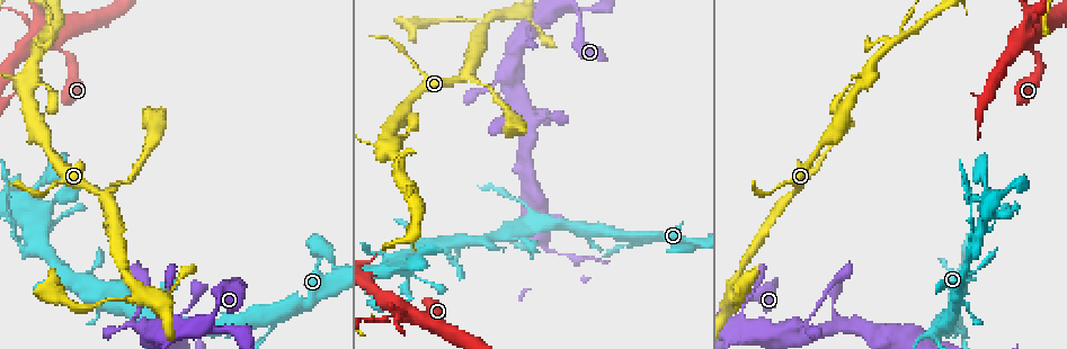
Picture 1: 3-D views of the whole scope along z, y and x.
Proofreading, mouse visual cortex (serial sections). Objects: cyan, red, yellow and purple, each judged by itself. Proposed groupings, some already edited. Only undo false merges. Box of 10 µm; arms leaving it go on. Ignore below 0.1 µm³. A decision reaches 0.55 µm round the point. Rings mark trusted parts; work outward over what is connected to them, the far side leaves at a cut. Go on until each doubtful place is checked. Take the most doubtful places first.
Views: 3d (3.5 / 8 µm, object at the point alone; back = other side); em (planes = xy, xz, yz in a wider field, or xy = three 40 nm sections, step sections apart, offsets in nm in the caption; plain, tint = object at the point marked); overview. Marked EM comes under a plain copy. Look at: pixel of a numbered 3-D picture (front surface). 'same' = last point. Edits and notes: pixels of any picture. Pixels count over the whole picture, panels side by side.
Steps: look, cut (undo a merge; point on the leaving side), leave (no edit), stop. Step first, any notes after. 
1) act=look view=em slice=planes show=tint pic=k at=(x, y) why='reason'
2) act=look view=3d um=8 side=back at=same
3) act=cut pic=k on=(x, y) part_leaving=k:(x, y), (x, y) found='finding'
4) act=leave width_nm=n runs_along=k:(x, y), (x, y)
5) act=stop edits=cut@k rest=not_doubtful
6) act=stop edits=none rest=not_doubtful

act=look view=3d um=8 pic=1 at=(406, 310) why='looks like a crossing'

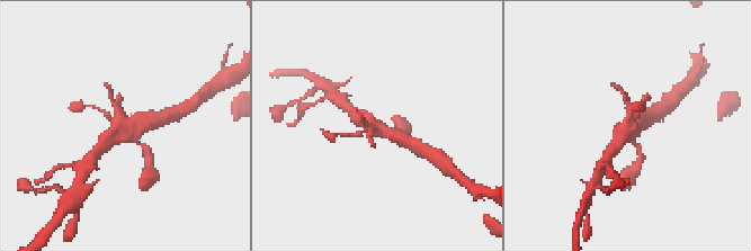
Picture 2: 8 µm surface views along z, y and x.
act=look view=em slice=xy step=1 show=tint at=same why='shape alone is not enough'

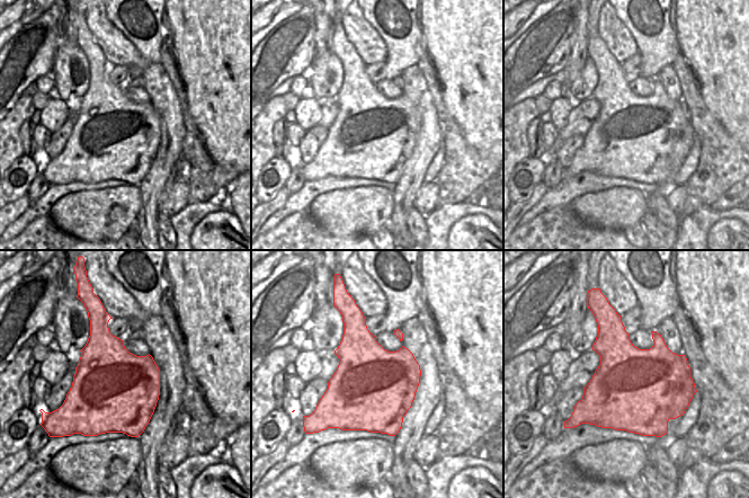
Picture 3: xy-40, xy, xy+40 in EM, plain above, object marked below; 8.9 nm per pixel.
act=leave runs_along=2:(399, 135), (378, 130), (355, 113) found='all the same cell'

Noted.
act=look view=3d um=8 pic=1 at=(47, 35) why='arms run side by side'

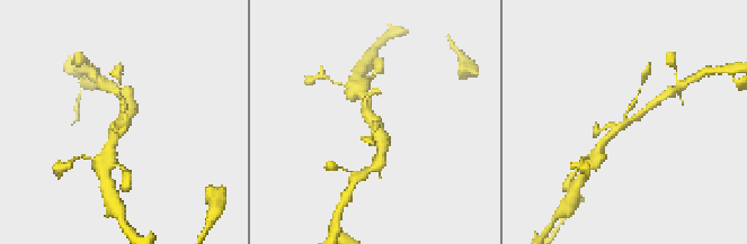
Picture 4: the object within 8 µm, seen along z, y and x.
act=look view=em slice=xy step=5 show=tint at=same

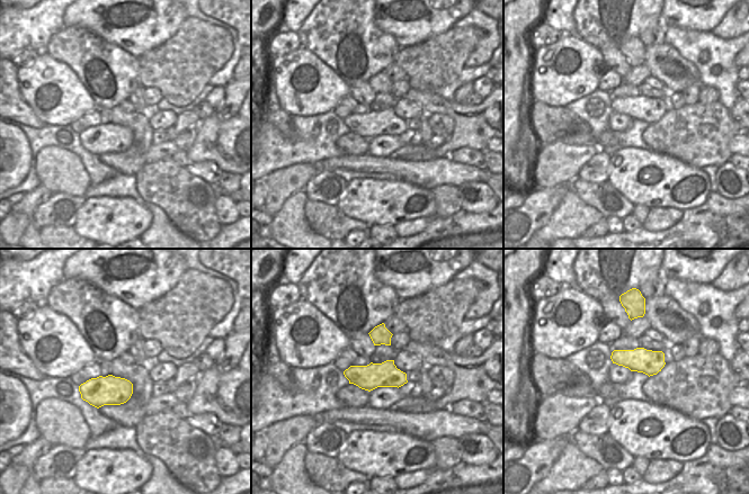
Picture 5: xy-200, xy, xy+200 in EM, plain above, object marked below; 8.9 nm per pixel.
act=leave runs_along=4:(603, 142), (651, 105) found='one cell here'

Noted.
act=look view=3d um=3.5 pic=1 at=(104, 196) why='sudden change in width'

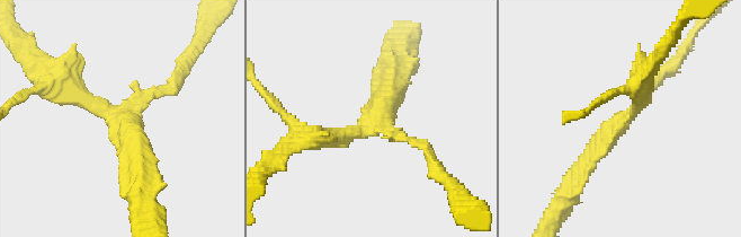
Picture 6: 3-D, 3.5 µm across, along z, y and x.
act=look view=em slice=xy step=3 show=tint pic=6 at=(121, 117) why='now the EM'

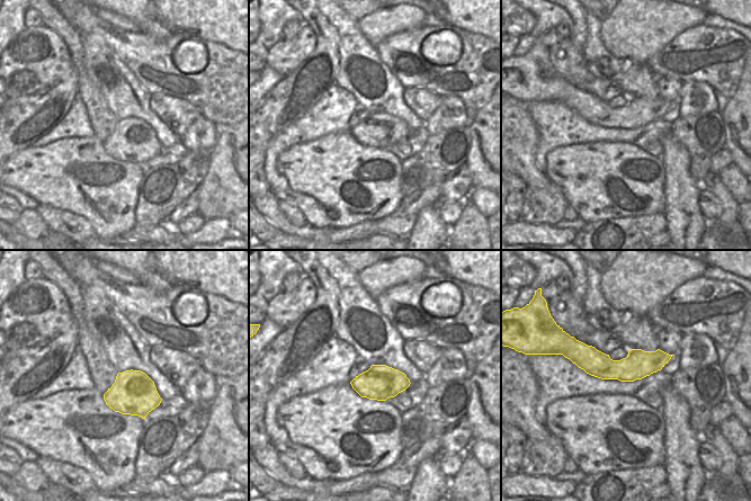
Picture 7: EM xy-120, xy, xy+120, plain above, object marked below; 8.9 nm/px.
act=leave found='all the same cell'

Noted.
act=look view=3d um=3.5 pic=1 at=(479, 18) why='abrupt turn'

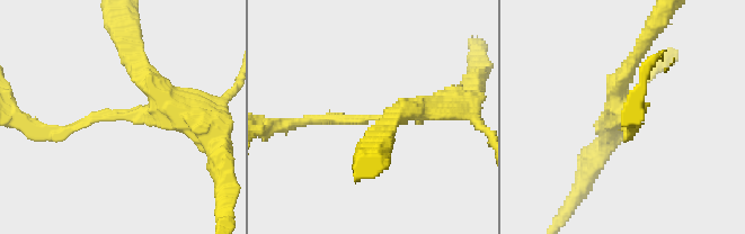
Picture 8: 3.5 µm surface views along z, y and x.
act=look view=em slice=xy step=3 show=tint pic=8 at=(374, 119) arm_widths_nm=150,300

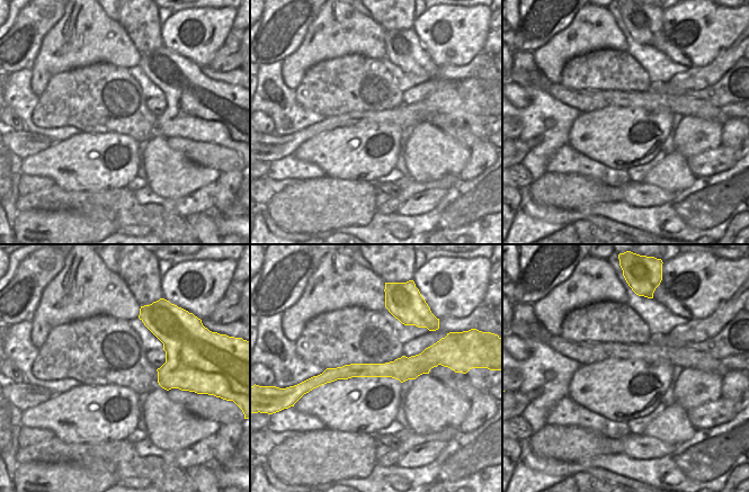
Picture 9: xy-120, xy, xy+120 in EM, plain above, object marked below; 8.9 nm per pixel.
act=look view=em slice=xy step=1 show=tint at=same

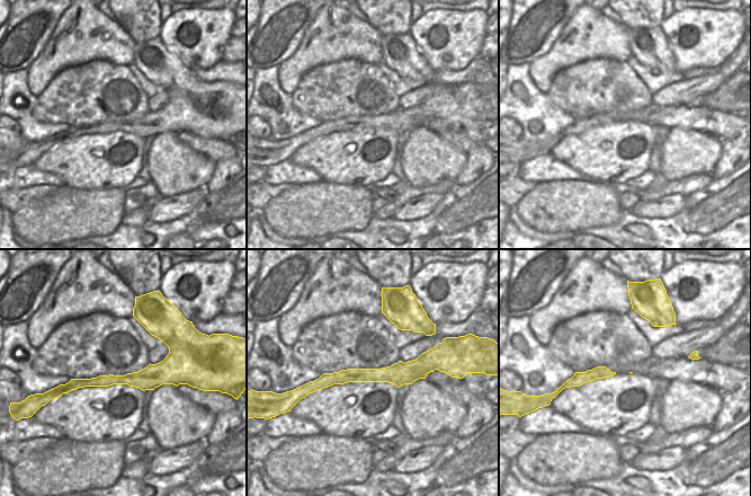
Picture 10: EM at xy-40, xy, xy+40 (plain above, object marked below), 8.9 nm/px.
act=leave runs_along=10:(431, 366), (314, 384) found='continuous, no second cell'

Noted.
act=stop edits=none rest=not_doubtful

